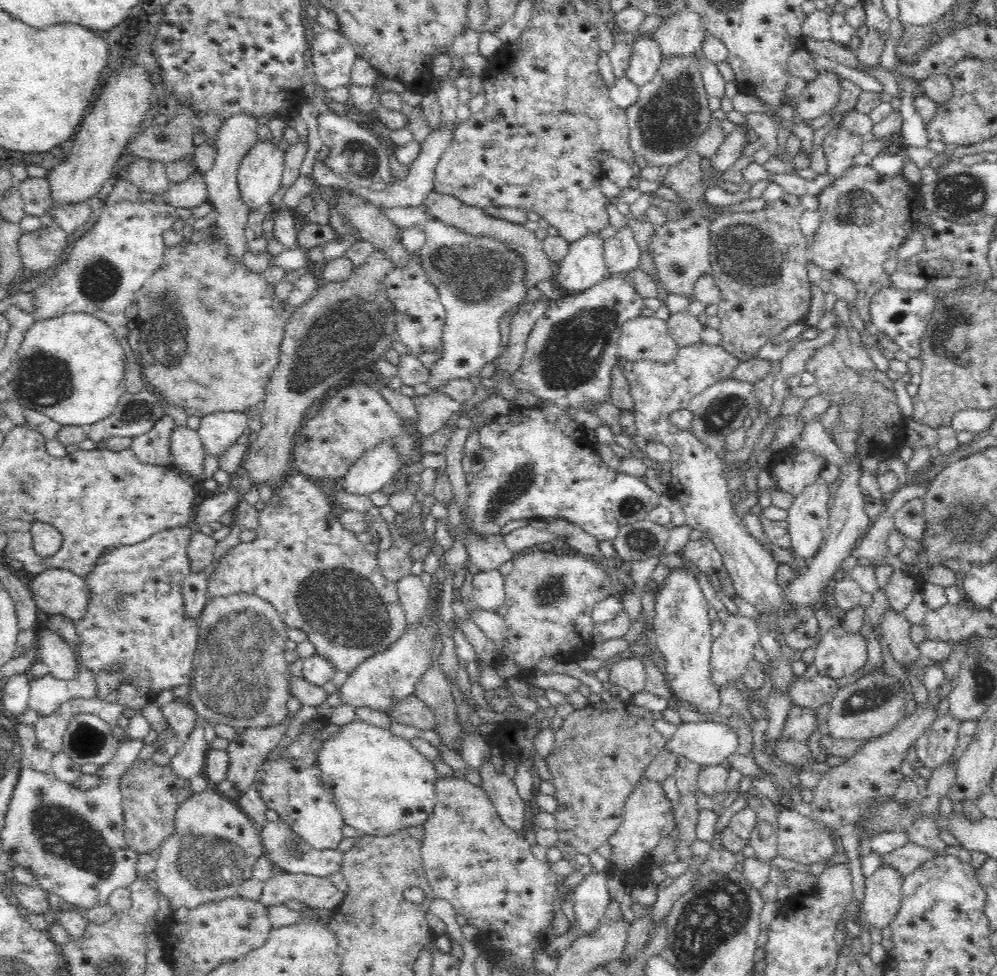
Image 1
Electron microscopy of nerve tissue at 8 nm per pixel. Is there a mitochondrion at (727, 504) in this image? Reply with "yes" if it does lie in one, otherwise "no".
no

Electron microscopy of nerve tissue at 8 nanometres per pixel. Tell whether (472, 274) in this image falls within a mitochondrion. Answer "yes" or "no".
yes

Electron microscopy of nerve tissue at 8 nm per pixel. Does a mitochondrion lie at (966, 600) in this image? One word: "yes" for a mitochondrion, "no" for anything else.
no

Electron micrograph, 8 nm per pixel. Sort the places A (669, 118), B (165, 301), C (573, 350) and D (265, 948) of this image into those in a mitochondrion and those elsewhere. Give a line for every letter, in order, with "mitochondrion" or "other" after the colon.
A: mitochondrion
B: mitochondrion
C: mitochondrion
D: other

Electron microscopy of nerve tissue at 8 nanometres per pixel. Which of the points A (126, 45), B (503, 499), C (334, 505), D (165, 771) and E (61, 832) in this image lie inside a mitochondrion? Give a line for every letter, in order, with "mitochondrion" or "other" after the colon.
A: other
B: mitochondrion
C: other
D: other
E: mitochondrion

